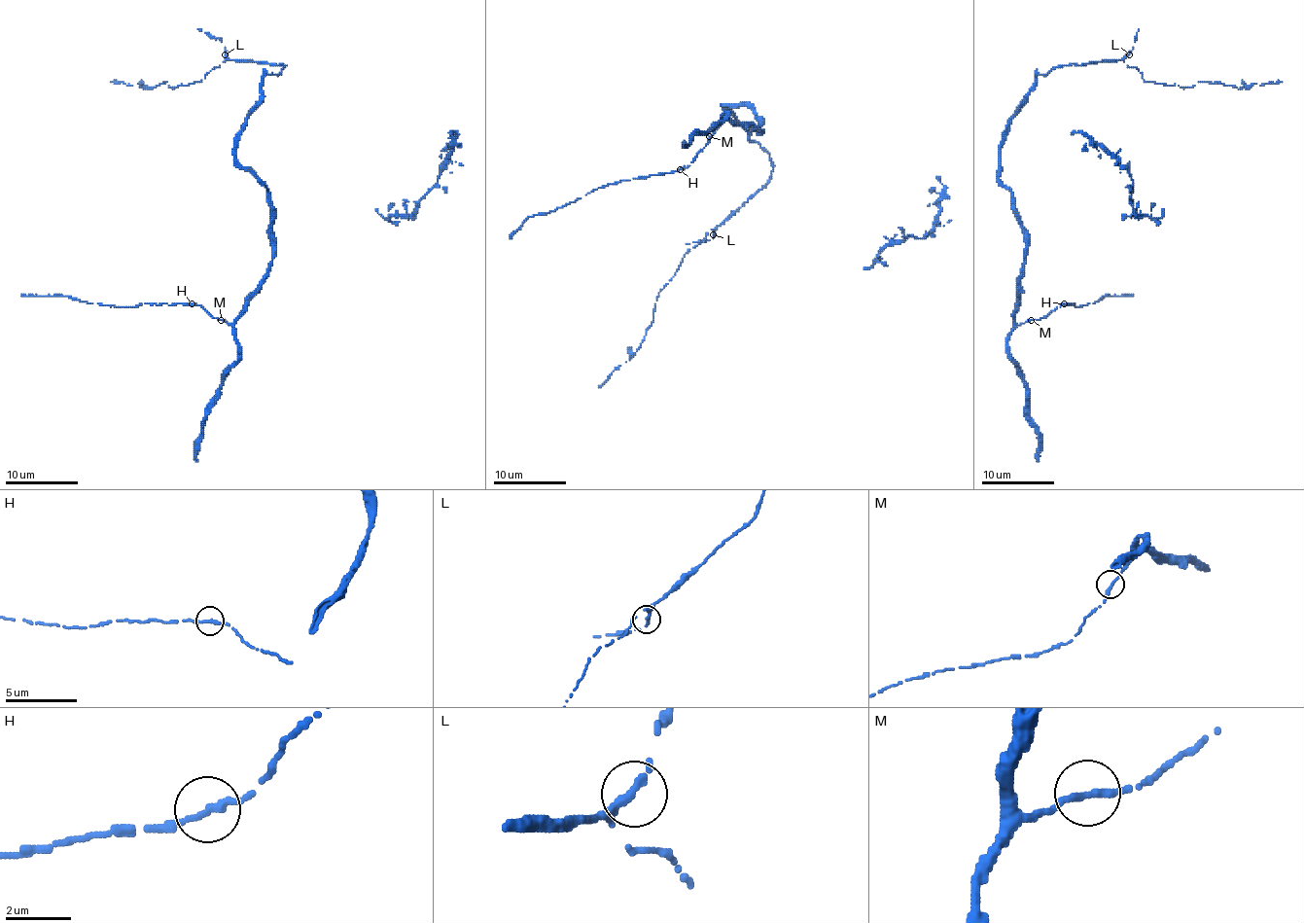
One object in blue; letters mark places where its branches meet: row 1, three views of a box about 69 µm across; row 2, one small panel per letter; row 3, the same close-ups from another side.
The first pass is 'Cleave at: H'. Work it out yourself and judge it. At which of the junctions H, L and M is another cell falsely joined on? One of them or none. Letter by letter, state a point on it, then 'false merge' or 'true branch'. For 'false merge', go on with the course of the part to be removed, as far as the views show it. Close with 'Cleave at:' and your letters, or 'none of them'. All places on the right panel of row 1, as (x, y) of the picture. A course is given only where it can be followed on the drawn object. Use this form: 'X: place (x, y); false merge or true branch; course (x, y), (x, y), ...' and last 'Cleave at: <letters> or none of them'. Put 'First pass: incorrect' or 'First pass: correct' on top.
First pass: incorrect
H: place (1064, 303); true branch
L: place (1129, 54); true branch
M: place (1031, 320); true branch
Cleave at: none of them

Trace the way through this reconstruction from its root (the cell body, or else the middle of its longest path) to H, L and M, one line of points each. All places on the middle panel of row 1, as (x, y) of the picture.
H: (727, 106), (746, 104), (758, 119), (760, 131), (753, 125), (723, 121), (689, 165), (681, 169)
L: (727, 106), (723, 106), (750, 131), (750, 138), (769, 155), (773, 171), (769, 180), (733, 211), (713, 234)
M: (727, 106), (746, 104), (758, 119), (760, 131), (753, 125), (723, 121), (709, 136)

